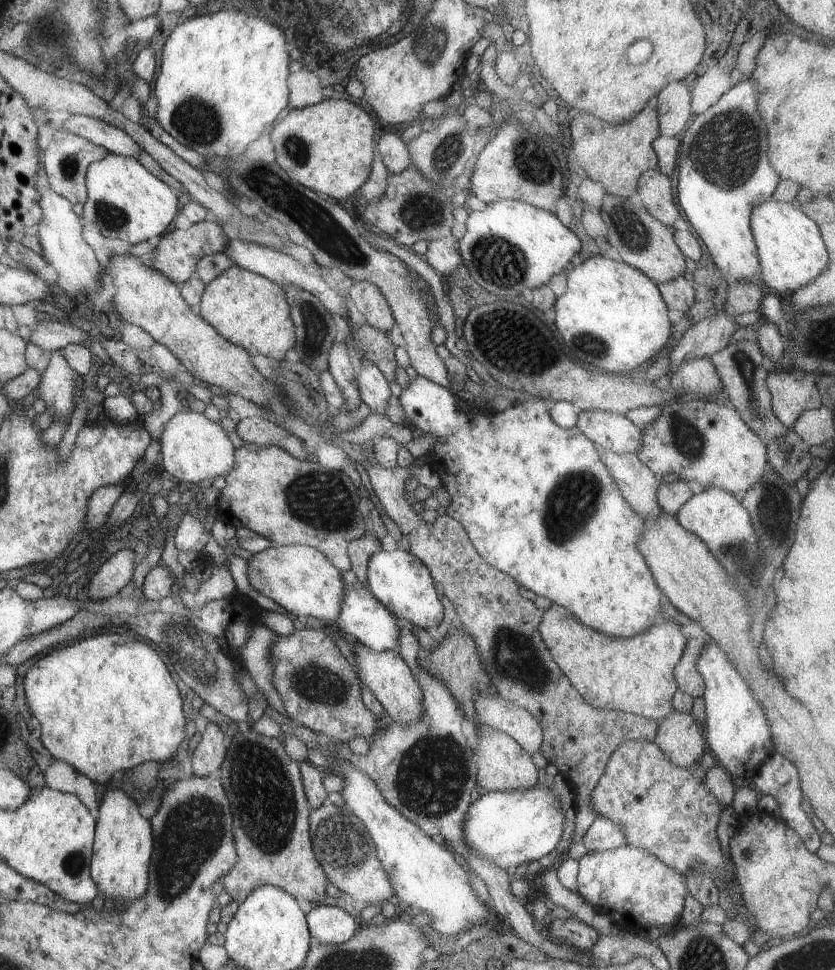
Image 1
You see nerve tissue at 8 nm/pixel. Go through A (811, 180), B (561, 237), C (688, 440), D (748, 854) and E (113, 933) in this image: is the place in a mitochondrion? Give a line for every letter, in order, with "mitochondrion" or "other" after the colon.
A: other
B: other
C: mitochondrion
D: mitochondrion
E: other

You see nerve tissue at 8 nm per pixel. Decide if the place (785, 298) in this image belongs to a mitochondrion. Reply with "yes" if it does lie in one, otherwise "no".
no

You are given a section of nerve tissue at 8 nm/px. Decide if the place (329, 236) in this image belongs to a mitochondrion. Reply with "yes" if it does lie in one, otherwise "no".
yes

